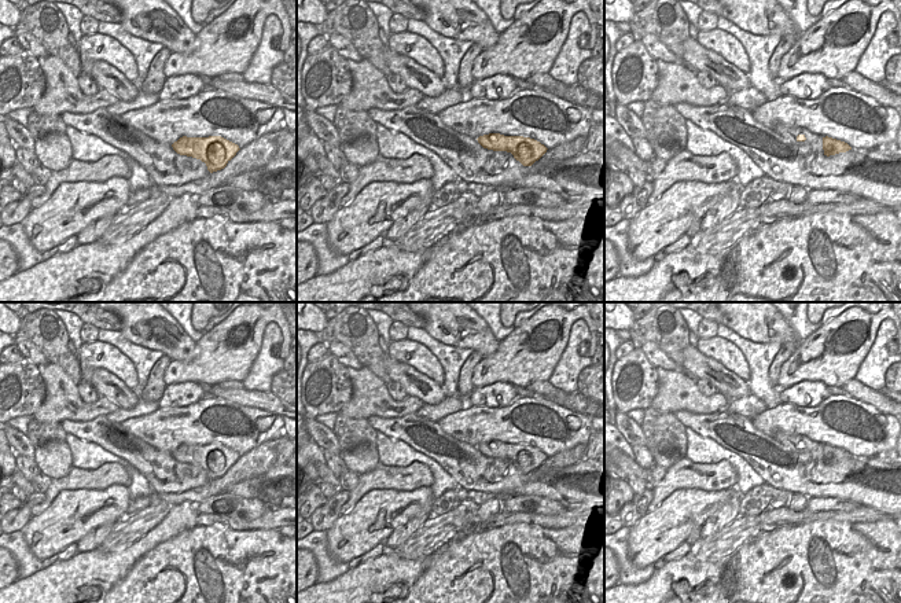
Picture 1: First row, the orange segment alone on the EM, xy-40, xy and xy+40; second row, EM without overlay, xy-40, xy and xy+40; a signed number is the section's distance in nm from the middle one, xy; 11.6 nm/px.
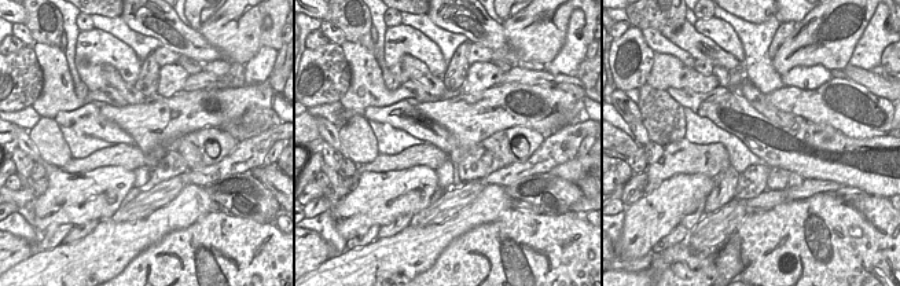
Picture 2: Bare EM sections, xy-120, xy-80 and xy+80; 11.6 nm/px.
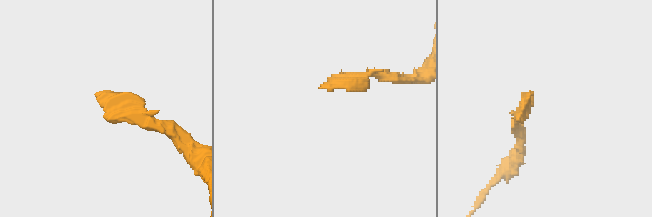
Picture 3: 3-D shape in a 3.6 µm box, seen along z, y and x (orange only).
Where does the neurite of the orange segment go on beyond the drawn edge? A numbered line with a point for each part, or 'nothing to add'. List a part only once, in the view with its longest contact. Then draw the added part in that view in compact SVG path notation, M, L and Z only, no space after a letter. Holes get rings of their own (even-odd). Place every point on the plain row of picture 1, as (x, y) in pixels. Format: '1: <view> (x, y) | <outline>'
1: xy+40 (787, 440) | M777 431L772 438L775 438L777 442L791 449L797 449L798 442L803 442L806 445L806 449L812 449L813 446L819 445L819 442L810 441L805 435L786 434L782 431Z

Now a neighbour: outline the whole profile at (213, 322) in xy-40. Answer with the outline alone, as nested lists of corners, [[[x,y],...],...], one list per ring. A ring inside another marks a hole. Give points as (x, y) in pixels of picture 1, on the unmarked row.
[[[233,302],[231,305],[231,308],[221,316],[217,316],[217,317],[213,317],[209,320],[207,326],[205,327],[205,331],[209,332],[210,330],[213,330],[217,324],[220,324],[223,320],[225,320],[231,313],[232,310],[239,306],[239,305],[260,305],[262,308],[268,308],[271,306],[273,302]]]

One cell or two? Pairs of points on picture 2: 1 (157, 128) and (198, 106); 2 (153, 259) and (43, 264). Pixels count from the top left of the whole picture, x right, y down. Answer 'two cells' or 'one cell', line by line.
1: one cell
2: two cells

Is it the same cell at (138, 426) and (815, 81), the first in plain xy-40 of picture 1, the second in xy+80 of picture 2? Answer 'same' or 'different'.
different

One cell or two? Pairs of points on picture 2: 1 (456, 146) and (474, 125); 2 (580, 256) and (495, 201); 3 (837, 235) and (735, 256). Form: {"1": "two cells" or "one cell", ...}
{"1": "two cells", "2": "two cells", "3": "one cell"}

